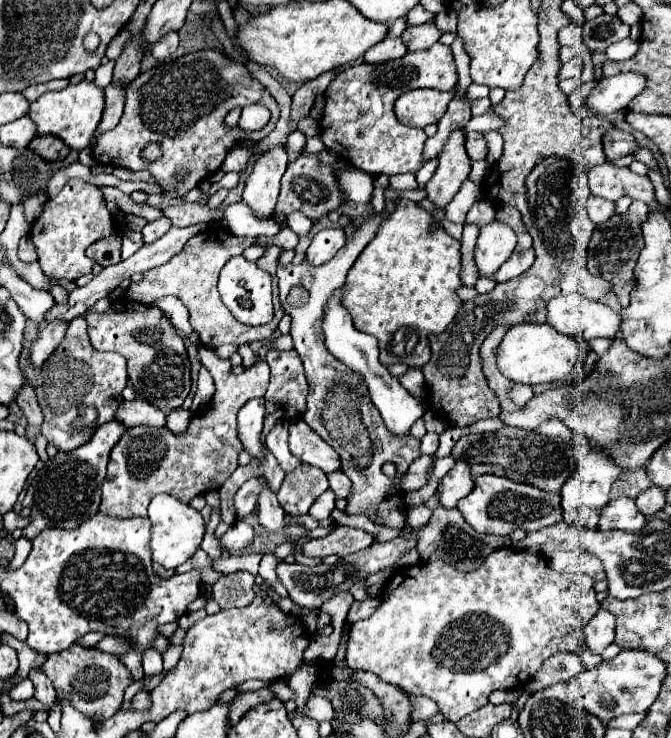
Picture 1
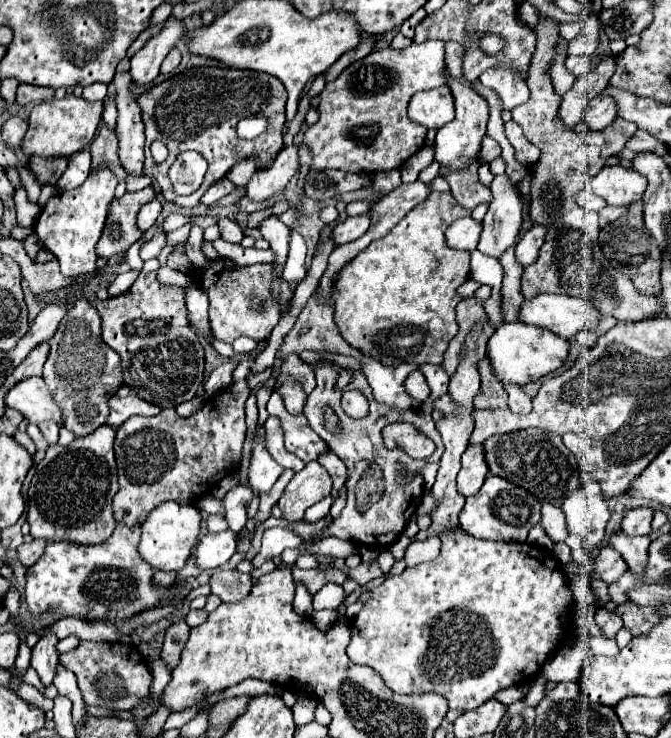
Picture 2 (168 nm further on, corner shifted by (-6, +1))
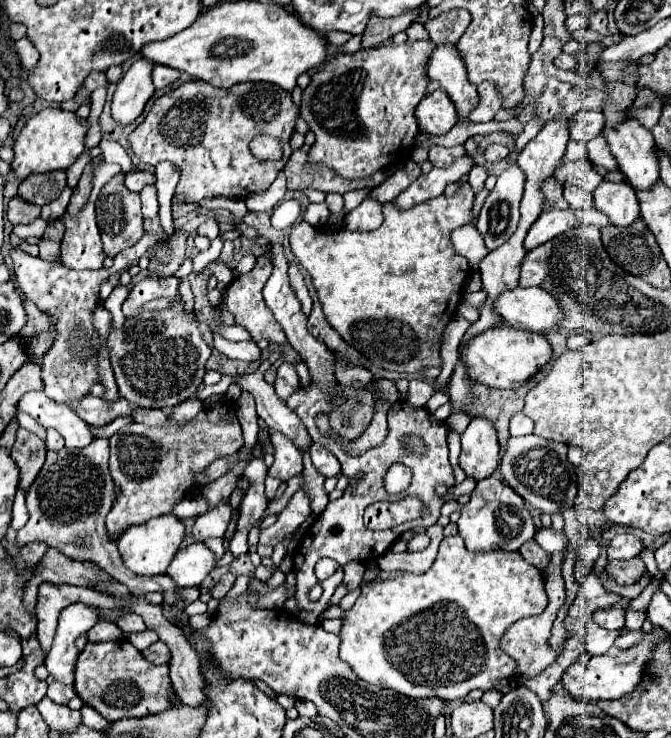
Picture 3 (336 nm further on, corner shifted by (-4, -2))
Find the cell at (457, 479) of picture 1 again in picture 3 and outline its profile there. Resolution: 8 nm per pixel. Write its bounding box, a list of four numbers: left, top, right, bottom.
[459,418,499,480]

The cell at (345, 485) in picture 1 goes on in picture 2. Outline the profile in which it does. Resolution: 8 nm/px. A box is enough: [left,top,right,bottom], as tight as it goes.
[317,451,347,489]

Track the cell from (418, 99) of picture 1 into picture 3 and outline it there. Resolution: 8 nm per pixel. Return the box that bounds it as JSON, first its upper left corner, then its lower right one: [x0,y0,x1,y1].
[415,90,457,134]

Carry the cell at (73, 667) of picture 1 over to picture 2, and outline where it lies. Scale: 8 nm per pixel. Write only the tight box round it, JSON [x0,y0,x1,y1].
[59,641,153,711]

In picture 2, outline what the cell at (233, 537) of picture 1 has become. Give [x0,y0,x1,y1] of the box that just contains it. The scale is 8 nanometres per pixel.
[191,529,237,571]

